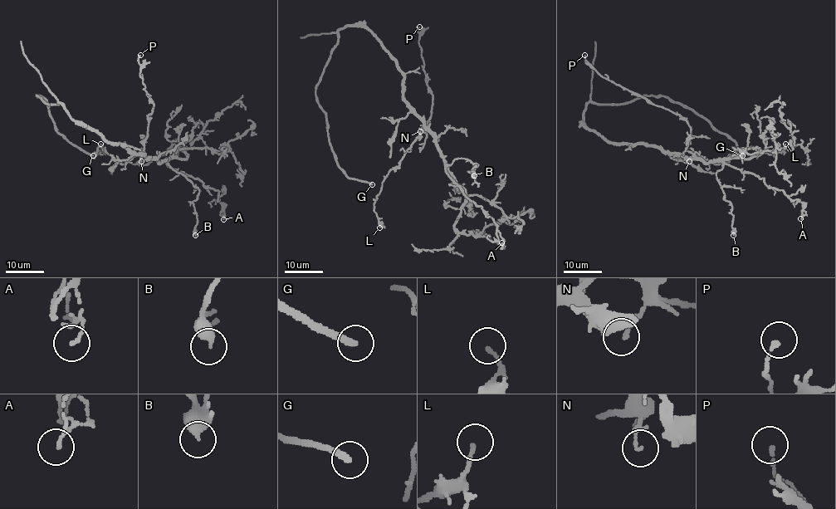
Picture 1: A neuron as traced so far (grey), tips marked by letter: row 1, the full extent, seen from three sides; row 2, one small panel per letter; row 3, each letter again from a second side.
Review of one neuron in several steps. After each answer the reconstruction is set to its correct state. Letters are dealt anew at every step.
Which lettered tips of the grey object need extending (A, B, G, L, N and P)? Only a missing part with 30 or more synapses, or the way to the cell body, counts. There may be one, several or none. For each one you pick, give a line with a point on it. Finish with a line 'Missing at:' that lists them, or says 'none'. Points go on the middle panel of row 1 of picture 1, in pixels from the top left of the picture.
G: (372, 184)
Missing at: G

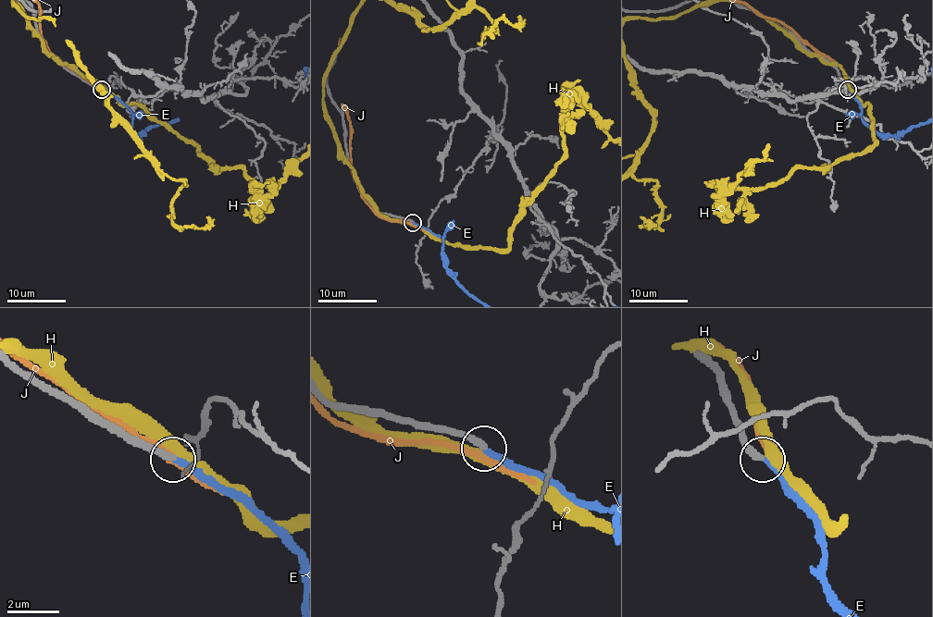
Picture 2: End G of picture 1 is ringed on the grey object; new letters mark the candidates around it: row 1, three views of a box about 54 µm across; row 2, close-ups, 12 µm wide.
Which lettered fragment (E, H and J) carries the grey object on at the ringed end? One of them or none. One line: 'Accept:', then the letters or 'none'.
Accept: E

